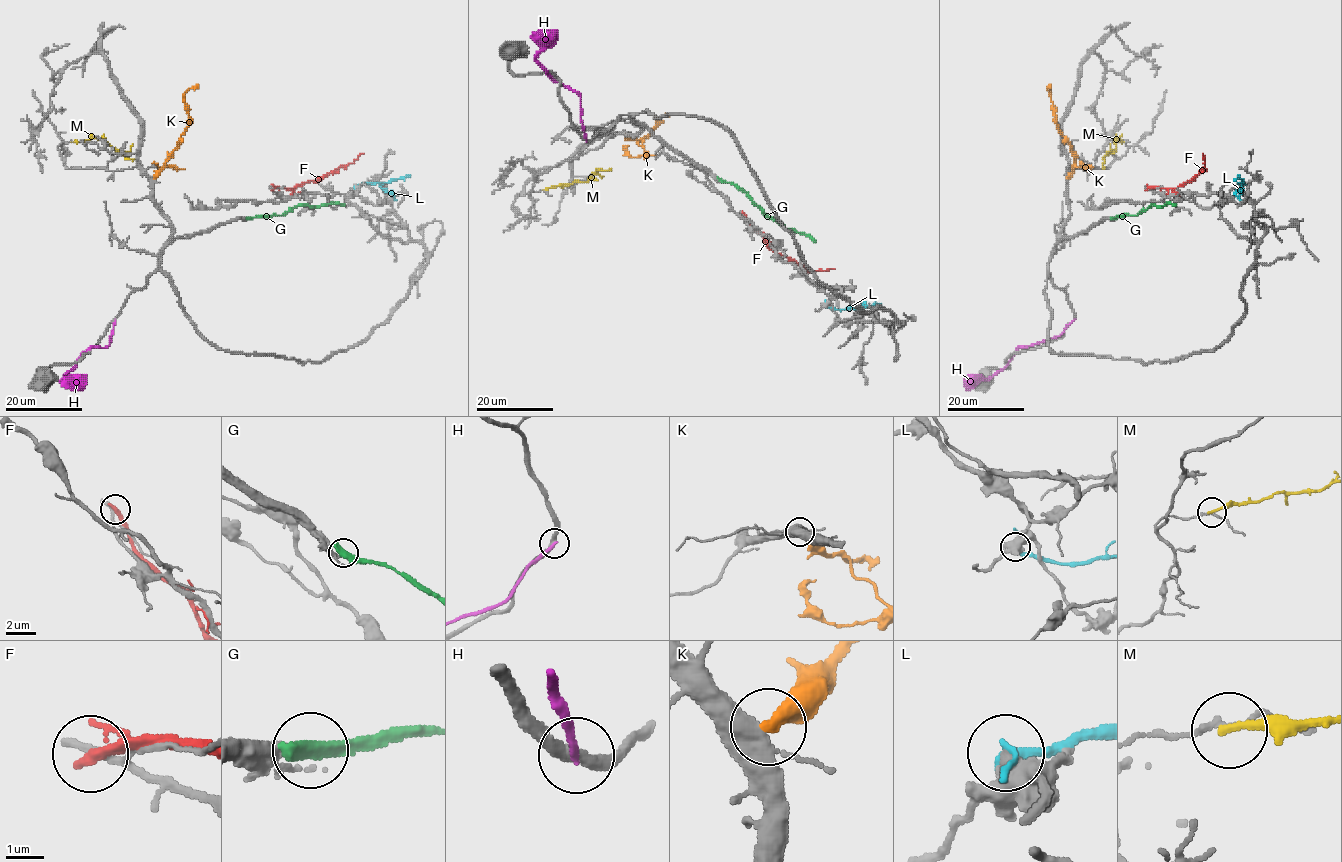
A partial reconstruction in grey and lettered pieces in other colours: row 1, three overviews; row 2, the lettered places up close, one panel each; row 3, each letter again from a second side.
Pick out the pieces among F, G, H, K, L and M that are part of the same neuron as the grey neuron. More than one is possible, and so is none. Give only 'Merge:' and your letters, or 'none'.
Merge: none

